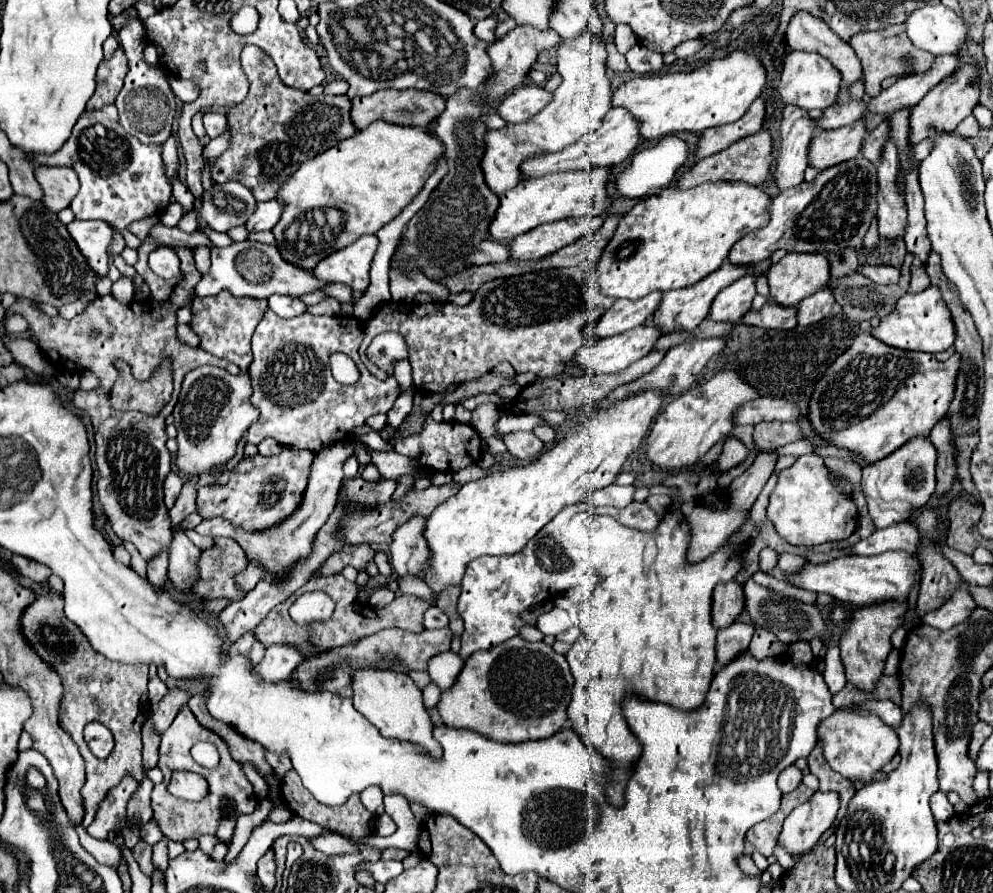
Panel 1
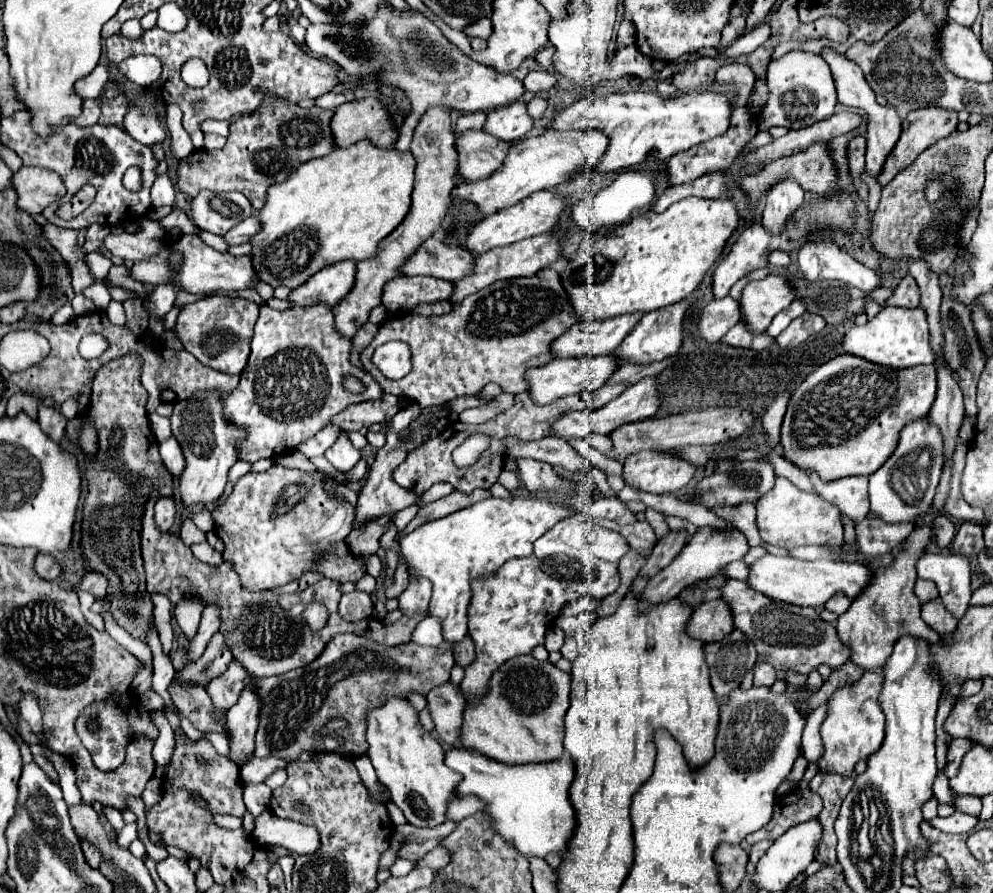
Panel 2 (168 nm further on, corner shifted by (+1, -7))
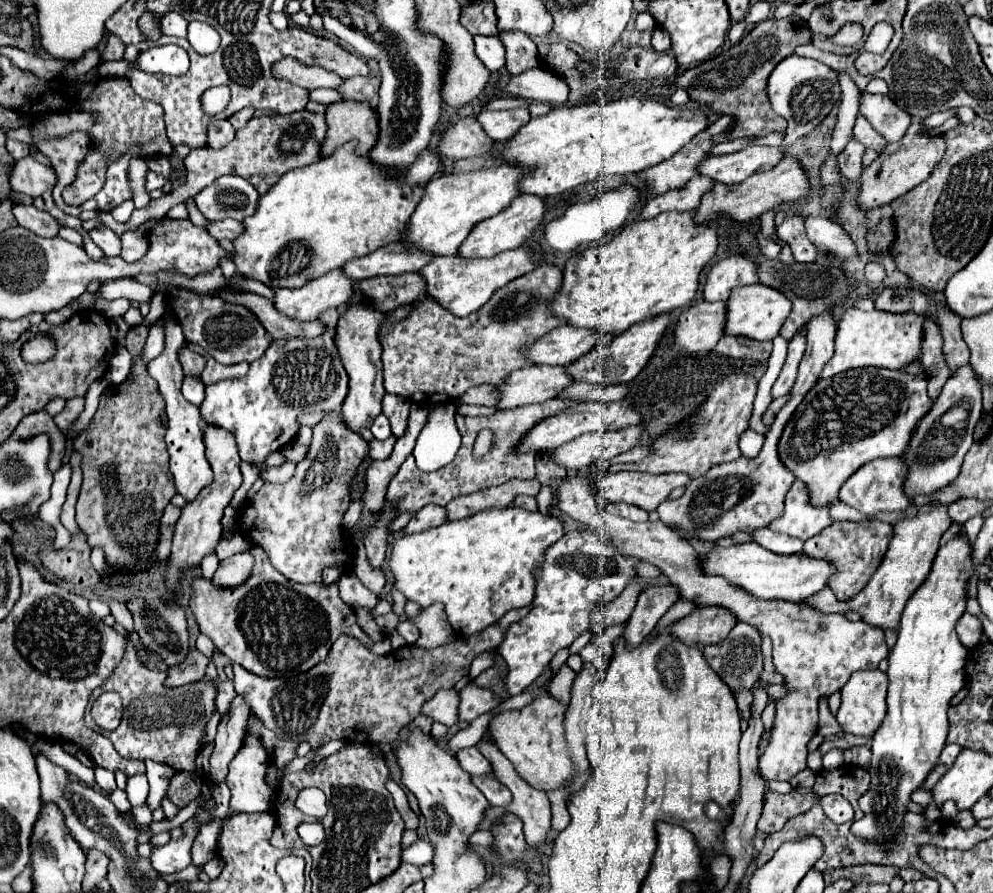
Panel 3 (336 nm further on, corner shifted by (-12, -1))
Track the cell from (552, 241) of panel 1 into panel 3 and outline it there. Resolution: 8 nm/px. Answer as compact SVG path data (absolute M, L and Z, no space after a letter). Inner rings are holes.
M517 247L511 251L503 251L495 257L485 259L471 259L463 261L463 257L435 257L427 267L423 267L419 273L427 279L427 293L437 299L437 303L445 309L449 309L457 317L465 317L467 313L473 313L481 305L489 301L489 297L515 277L521 277L525 273L531 273L539 265L537 257L531 253L529 247Z

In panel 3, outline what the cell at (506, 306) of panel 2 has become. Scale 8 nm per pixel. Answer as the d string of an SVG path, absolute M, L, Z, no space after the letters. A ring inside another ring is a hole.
M541 263L535 271L523 275L523 277L517 277L517 279L513 279L511 283L507 283L505 287L497 289L497 293L495 293L479 311L475 311L475 313L471 313L471 315L467 315L467 317L455 317L453 313L447 313L447 309L439 307L437 303L423 299L423 301L419 301L419 303L415 305L413 313L411 313L407 319L403 319L401 323L389 327L385 321L381 321L381 335L383 335L383 339L381 339L381 345L383 345L381 361L383 361L383 369L385 369L385 389L387 389L387 393L397 393L397 395L401 395L401 397L405 397L405 399L409 399L409 401L417 401L417 403L423 403L423 399L425 399L427 403L445 403L445 401L451 401L451 399L459 399L467 389L471 389L471 387L475 387L475 385L481 385L481 383L499 385L499 381L505 381L505 379L507 379L507 373L513 373L515 369L529 367L531 361L527 361L527 357L523 357L523 349L525 349L527 345L531 345L531 341L537 341L539 337L543 337L543 333L549 333L551 329L559 327L561 323L567 323L567 321L559 321L559 317L555 317L555 315L551 313L551 309L549 309L549 305L551 305L555 293L559 291L561 281L563 281L563 271L561 271L559 267L549 265L549 263Z

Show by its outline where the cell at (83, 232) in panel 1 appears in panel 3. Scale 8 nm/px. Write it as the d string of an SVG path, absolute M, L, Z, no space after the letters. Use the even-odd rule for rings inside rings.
M15 205L13 215L21 227L33 231L39 237L55 237L59 233L57 219L35 205Z

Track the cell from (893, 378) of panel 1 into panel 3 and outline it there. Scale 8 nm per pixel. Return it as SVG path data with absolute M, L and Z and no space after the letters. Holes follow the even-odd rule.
M849 369L847 373L839 373L839 377L829 377L827 381L819 381L811 387L781 435L779 457L797 479L807 483L813 505L829 505L837 501L839 487L855 473L855 469L863 467L863 463L877 457L903 455L915 423L931 409L933 403L935 399L927 393L925 373L923 377L911 377L911 373L891 369Z

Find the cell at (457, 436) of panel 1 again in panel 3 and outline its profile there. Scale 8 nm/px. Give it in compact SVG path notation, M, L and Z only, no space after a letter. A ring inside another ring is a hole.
M551 399L551 401L539 403L539 405L525 405L525 407L515 407L515 409L509 409L509 411L497 411L489 417L457 415L457 427L459 427L459 433L463 437L463 443L461 443L461 449L457 451L455 459L449 465L445 465L437 471L425 473L425 471L417 469L417 465L413 463L413 457L409 455L405 459L405 463L399 467L397 475L391 479L387 499L397 505L399 513L403 513L403 511L417 513L421 507L425 507L429 503L447 505L457 495L469 495L469 493L475 493L475 491L491 487L491 485L501 485L501 483L513 479L513 477L531 479L531 477L535 477L535 451L519 453L517 451L519 441L523 441L523 437L539 421L543 421L547 417L553 417L555 413L559 415L559 413L567 411L569 407L579 405L579 403L581 401L577 401L577 399ZM479 429L493 429L495 435L497 435L497 441L495 441L495 449L489 455L485 455L483 459L477 461L477 459L471 457L471 449L473 449L473 441L475 441Z

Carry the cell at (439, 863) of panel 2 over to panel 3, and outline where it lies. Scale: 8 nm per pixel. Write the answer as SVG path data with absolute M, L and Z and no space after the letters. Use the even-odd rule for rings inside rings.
M475 831L471 837L469 837L469 845L471 847L489 847L493 843L493 837L489 831Z

